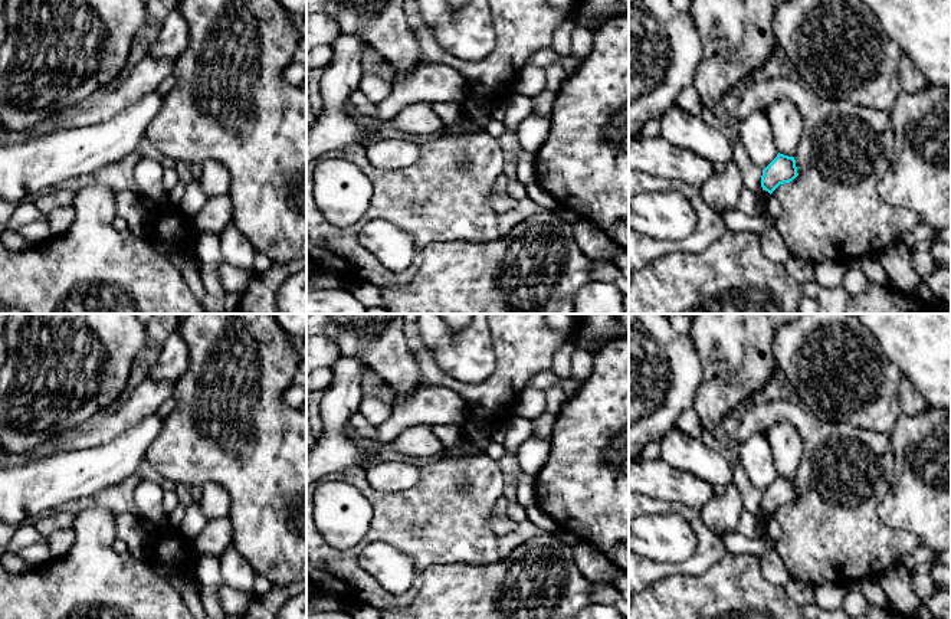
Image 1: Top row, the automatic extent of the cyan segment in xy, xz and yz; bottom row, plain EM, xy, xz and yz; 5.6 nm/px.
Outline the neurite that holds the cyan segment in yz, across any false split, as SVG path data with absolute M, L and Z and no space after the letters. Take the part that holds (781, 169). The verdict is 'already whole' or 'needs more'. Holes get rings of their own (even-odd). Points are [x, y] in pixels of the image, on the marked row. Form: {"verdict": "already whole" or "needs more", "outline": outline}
{"verdict": "needs more", "outline": "M777 154L777 157L763 170L761 190L757 191L763 212L767 213L770 194L784 183L793 181L798 176L794 157Z"}

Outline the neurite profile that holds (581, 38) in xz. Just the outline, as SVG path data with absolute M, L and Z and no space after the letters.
M575 26L571 33L571 55L578 59L584 59L593 50L593 39L593 30Z

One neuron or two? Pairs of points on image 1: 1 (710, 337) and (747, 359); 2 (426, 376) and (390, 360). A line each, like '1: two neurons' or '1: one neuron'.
1: one neuron
2: two neurons

